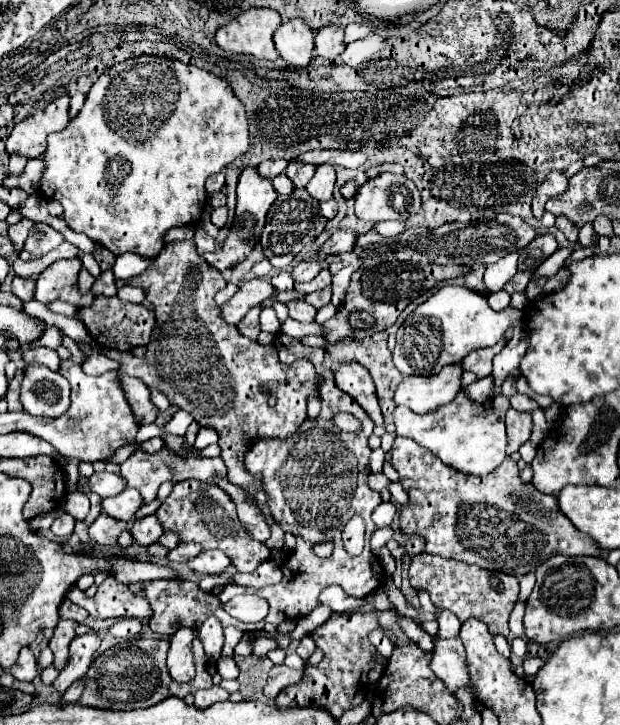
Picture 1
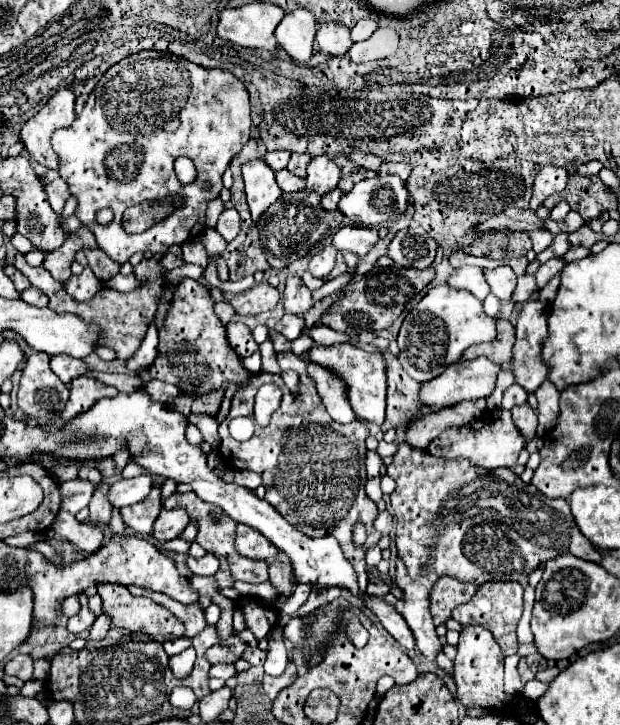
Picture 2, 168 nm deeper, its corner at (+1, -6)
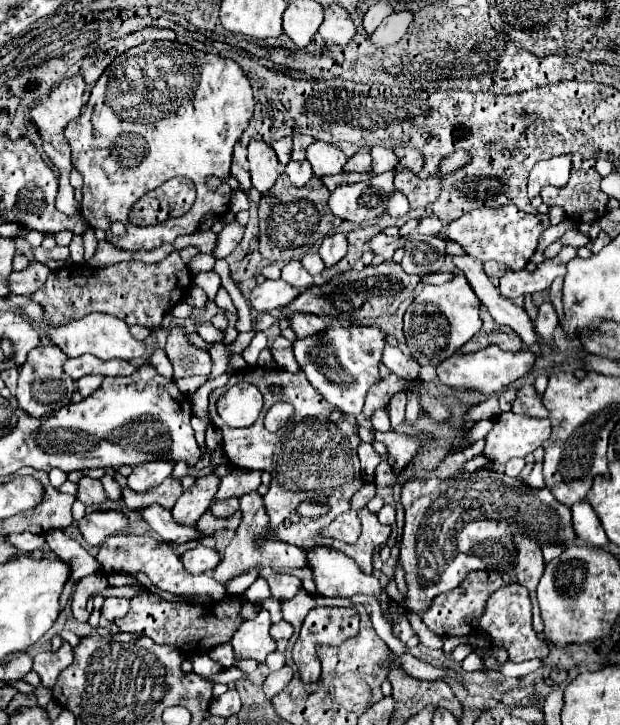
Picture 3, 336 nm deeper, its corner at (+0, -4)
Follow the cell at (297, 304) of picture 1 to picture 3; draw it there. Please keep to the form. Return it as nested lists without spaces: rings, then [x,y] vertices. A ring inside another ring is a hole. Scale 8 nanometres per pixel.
[[[295,259],[285,263],[285,267],[281,271],[281,279],[299,287],[301,291],[313,287],[313,275],[307,273],[307,269],[301,265],[301,261],[295,261]]]

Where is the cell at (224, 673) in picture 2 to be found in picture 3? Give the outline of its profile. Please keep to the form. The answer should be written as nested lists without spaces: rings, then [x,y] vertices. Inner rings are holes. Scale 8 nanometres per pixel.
[[[205,653],[193,655],[191,663],[193,663],[193,671],[205,679],[211,679],[213,675],[217,675],[221,671],[221,665],[217,661],[209,659],[209,655],[205,655]]]

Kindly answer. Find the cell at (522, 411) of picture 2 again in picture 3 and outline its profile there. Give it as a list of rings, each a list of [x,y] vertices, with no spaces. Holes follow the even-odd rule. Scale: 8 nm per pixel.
[[[525,385],[517,391],[517,399],[513,401],[513,413],[529,415],[529,417],[549,417],[549,411],[545,409],[541,395],[535,391],[533,385]]]

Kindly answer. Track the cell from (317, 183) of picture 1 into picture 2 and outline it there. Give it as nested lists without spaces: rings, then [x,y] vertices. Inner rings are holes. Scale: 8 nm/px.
[[[320,155],[310,161],[306,189],[316,191],[318,195],[326,195],[332,189],[336,189],[338,181],[340,181],[340,167],[332,159],[328,159],[326,155]]]

